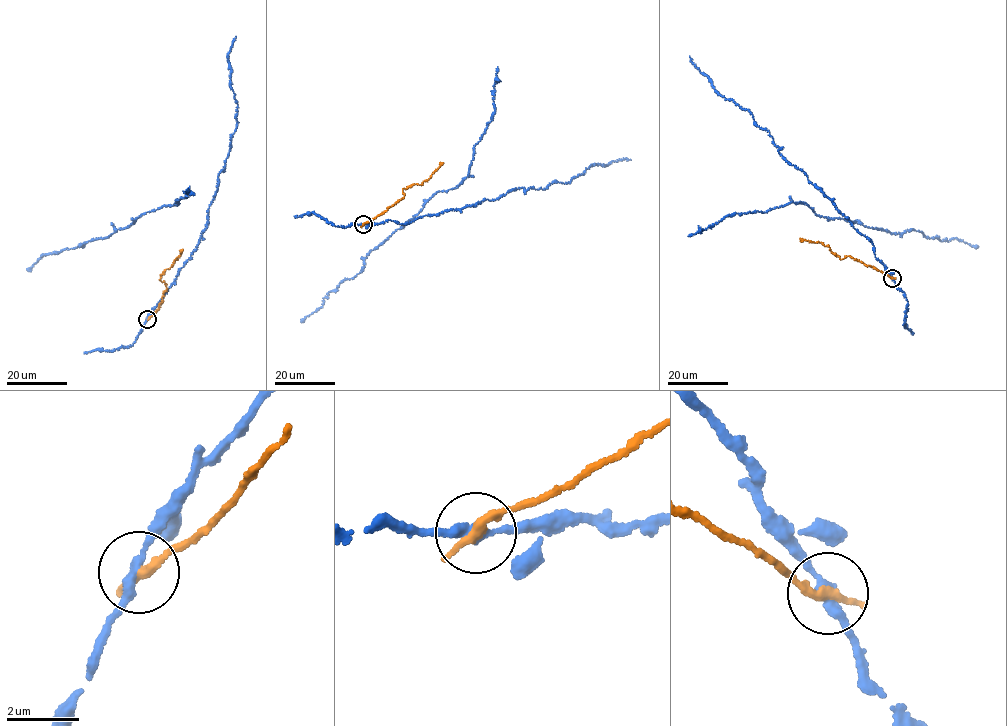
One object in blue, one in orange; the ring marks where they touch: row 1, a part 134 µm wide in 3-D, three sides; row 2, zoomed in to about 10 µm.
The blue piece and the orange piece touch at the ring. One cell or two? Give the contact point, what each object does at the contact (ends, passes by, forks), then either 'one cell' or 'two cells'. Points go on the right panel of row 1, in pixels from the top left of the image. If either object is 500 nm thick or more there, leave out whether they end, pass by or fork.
at (892, 278); blue passes by; orange ends there; two cells

